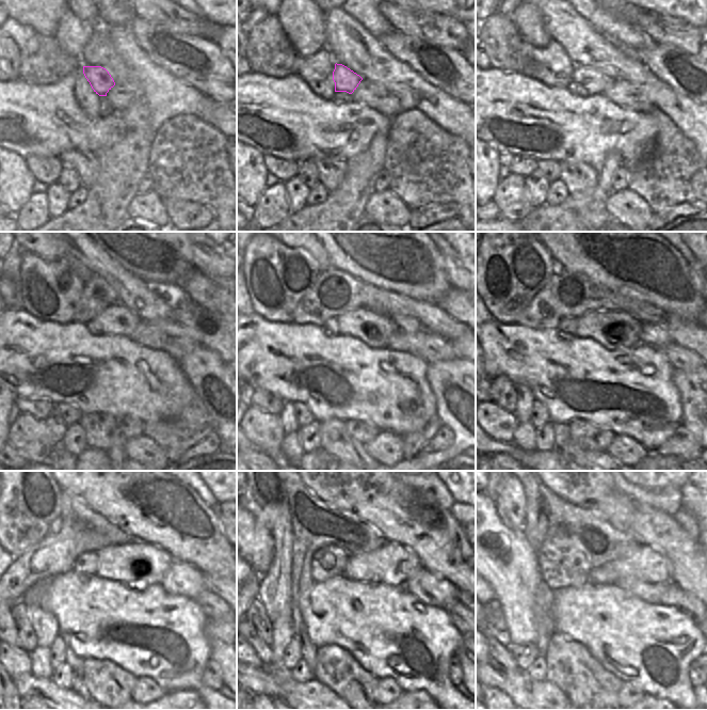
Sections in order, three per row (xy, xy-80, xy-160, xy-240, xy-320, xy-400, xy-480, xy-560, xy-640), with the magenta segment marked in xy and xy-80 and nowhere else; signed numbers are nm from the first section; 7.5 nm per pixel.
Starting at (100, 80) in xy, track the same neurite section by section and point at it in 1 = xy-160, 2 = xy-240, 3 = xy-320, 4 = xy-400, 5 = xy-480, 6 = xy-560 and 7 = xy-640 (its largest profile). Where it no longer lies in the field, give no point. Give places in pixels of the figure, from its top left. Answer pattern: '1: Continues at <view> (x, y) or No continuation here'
1: Continues at xy-160 (595, 82)
2: Continues at xy-240 (117, 319)
3: Continues at xy-320 (373, 328)
4: Continues at xy-400 (614, 330)
5: Continues at xy-480 (138, 565)
6: Continues at xy-560 (392, 564)
7: Continues at xy-640 (645, 564).

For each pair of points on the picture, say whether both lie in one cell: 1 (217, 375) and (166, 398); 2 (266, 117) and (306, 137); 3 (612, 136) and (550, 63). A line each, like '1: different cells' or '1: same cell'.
1: different cells
2: same cell
3: different cells

